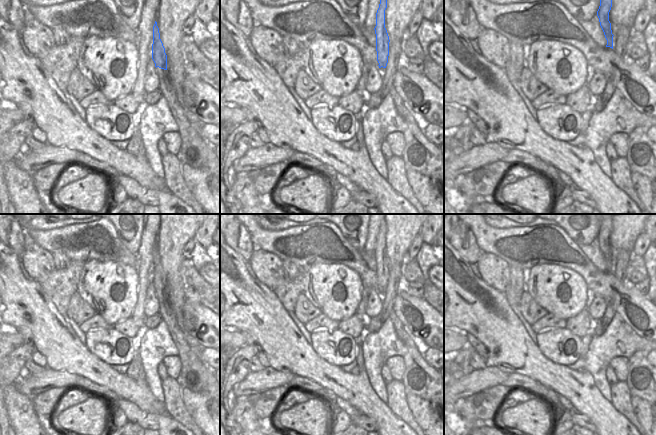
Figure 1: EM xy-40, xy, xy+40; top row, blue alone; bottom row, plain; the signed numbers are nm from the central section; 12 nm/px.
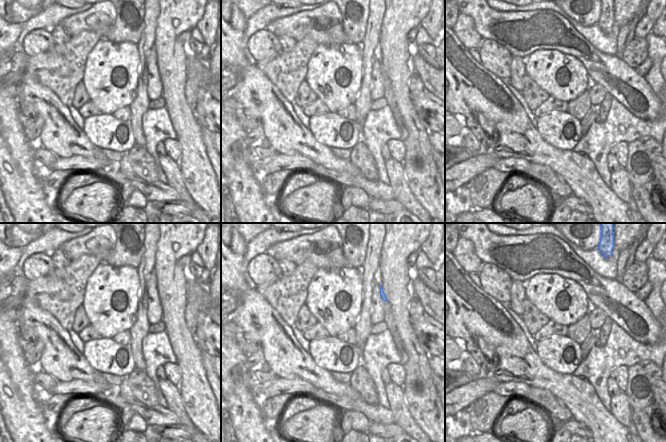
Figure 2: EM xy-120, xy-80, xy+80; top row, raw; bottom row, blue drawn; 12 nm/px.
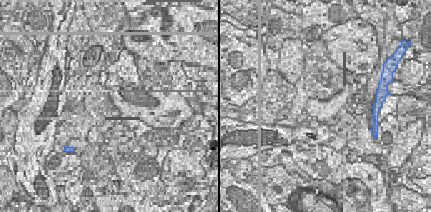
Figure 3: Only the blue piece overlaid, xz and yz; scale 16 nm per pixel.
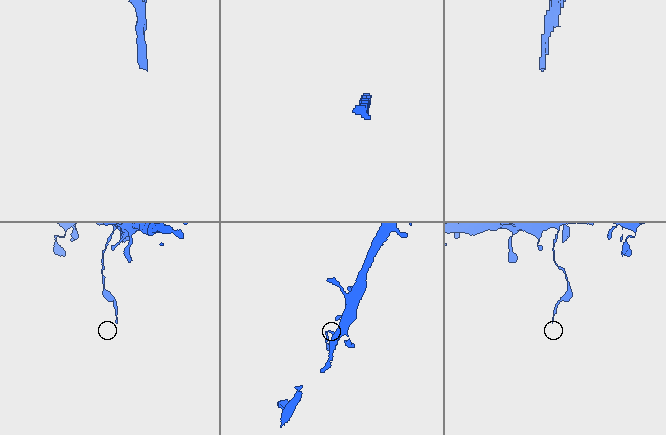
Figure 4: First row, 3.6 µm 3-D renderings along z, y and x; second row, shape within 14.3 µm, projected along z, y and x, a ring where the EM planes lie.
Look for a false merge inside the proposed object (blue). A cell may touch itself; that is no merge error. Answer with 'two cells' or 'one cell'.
two cells

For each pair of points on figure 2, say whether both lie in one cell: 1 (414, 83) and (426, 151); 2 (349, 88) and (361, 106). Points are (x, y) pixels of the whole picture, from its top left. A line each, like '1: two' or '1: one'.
1: two
2: two

